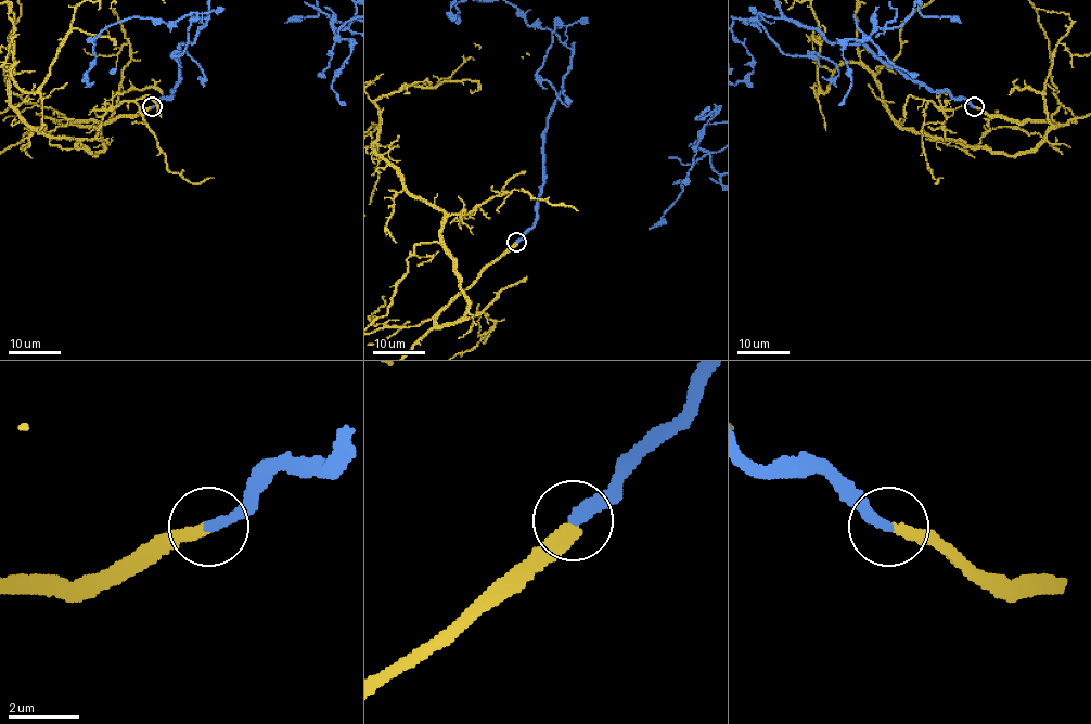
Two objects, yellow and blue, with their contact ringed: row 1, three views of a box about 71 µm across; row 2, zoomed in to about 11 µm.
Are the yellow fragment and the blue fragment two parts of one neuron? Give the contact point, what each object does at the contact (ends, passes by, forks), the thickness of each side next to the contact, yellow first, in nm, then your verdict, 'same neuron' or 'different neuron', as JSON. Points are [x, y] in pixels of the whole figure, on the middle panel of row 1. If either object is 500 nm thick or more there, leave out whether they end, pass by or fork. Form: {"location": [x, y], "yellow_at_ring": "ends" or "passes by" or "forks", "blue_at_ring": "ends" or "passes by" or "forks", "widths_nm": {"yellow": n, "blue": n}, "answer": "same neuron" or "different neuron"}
{"location": [516, 242], "yellow_at_ring": "ends", "blue_at_ring": "ends", "widths_nm": {"yellow": 360, "blue": 320}, "answer": "same neuron"}

